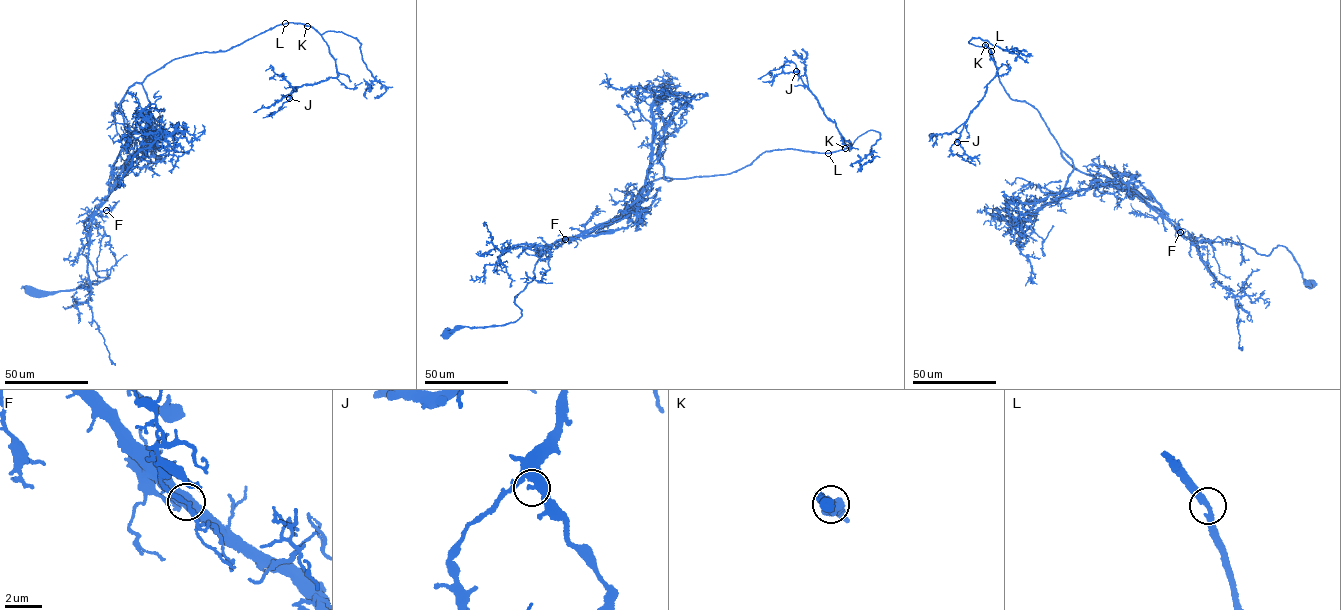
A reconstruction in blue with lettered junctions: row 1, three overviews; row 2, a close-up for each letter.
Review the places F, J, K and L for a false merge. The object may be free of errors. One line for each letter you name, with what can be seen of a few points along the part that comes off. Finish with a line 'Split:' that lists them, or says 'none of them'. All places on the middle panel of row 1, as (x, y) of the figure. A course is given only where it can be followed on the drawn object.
Split: none of them

